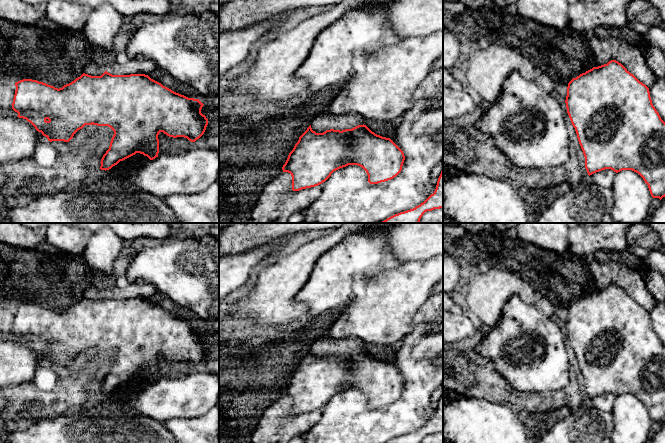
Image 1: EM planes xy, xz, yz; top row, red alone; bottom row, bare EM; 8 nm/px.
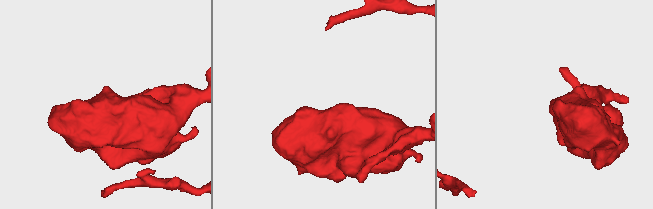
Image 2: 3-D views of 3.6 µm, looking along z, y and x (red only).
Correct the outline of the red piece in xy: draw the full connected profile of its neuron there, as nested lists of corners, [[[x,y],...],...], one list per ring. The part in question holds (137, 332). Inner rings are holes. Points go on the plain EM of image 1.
[[[105,295],[101,300],[91,300],[83,297],[59,313],[32,303],[20,304],[15,310],[12,333],[50,366],[69,366],[85,349],[110,351],[114,359],[100,386],[100,393],[105,395],[136,377],[150,384],[158,381],[160,356],[195,366],[208,349],[208,343],[201,337],[204,328],[199,323],[176,317],[145,298],[112,299]]]

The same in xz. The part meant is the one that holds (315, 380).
[[[364,348],[342,355],[330,353],[323,357],[316,357],[310,349],[289,377],[282,394],[291,398],[292,414],[299,415],[322,408],[334,395],[348,389],[362,391],[370,408],[385,406],[401,396],[404,384],[403,375],[390,362],[375,358]]]

